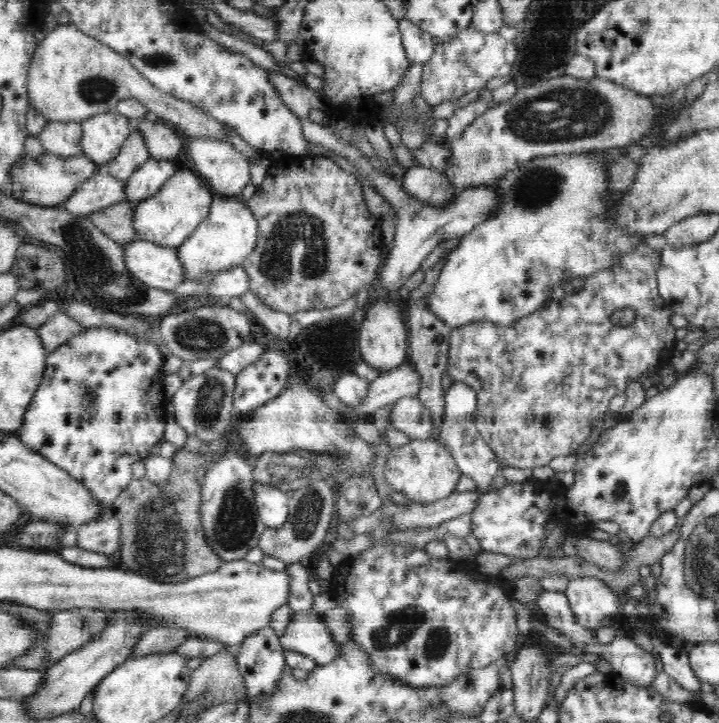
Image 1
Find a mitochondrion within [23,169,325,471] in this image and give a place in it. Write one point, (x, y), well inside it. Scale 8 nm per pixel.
(100, 278)

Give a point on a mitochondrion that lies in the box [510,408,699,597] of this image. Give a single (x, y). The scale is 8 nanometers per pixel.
(617, 497)

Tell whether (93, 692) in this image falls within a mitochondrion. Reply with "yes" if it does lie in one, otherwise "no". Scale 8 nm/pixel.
no

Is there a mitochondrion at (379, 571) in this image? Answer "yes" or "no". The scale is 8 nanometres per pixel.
no

